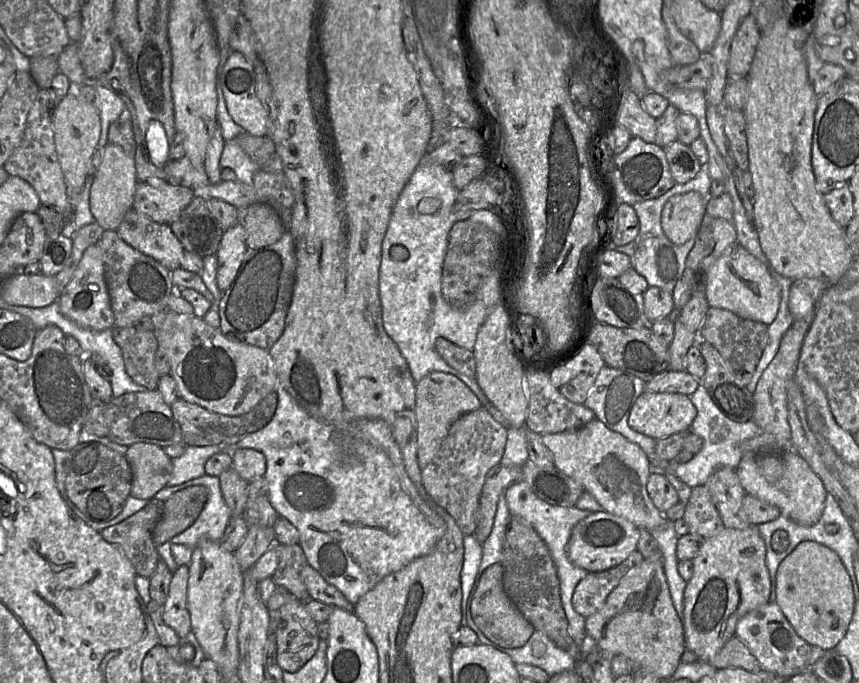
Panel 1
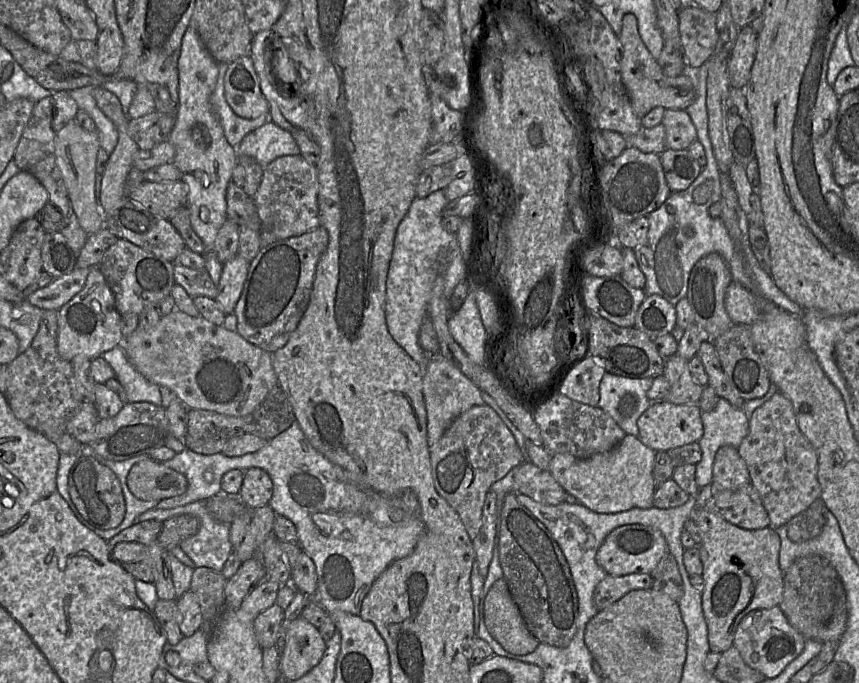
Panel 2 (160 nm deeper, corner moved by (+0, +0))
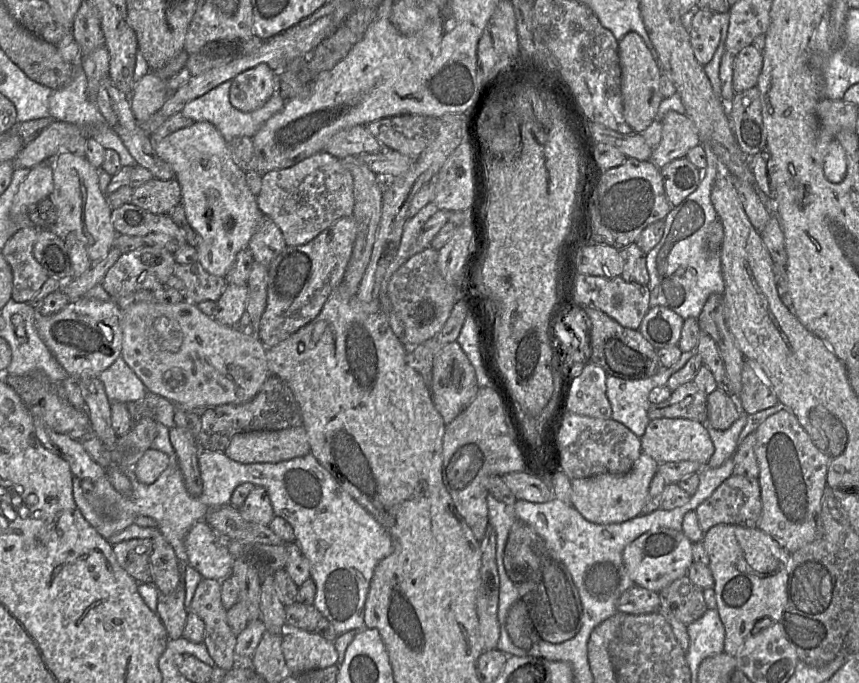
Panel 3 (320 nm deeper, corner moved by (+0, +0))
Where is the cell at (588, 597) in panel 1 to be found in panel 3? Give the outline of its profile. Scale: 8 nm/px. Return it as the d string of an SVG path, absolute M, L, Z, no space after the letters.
M638 585L624 591L616 601L617 611L628 615L656 613L660 607L659 593Z

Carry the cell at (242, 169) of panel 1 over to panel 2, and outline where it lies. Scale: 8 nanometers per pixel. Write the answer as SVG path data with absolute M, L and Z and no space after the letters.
M272 121L247 134L234 148L238 156L250 156L263 168L276 158L300 153L291 133Z

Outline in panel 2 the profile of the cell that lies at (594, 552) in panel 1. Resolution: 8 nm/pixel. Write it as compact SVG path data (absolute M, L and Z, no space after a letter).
M630 524L620 526L609 533L597 551L596 561L611 576L633 573L650 575L667 553L667 542L659 530L641 524Z

